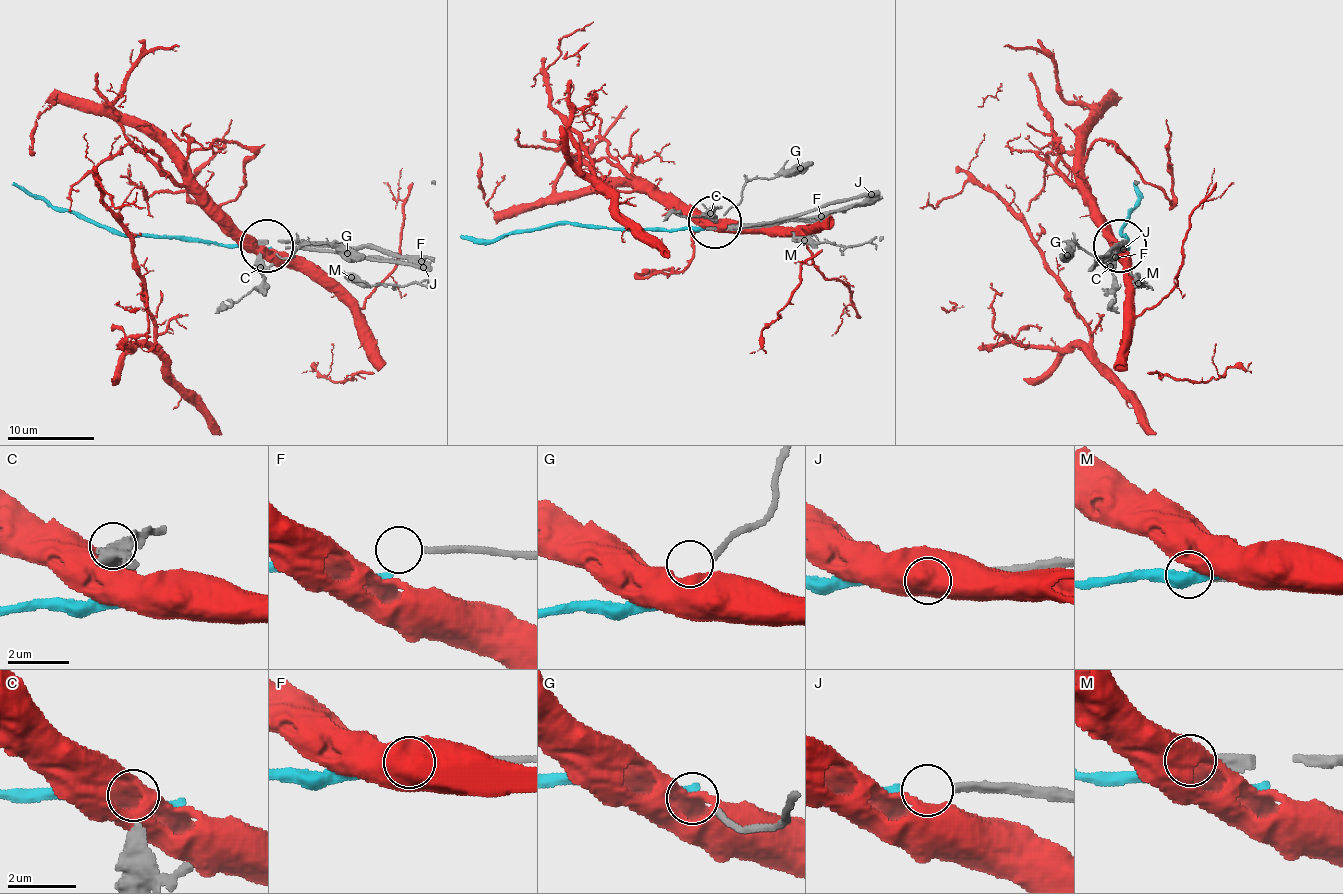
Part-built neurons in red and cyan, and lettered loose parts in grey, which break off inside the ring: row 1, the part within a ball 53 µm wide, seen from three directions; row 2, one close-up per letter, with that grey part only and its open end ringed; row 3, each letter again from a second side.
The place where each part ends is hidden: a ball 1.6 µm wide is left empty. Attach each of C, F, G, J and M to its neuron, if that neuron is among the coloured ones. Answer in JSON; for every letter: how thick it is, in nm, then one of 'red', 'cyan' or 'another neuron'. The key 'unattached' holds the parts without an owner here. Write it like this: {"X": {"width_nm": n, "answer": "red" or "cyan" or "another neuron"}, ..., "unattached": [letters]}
{"C": {"width_nm": 400, "answer": "another neuron"}, "F": {"width_nm": 200, "answer": "another neuron"}, "G": {"width_nm": 180, "answer": "another neuron"}, "J": {"width_nm": 300, "answer": "cyan"}, "M": {"width_nm": 360, "answer": "another neuron"}, "unattached": ["C", "F", "G", "M"]}

